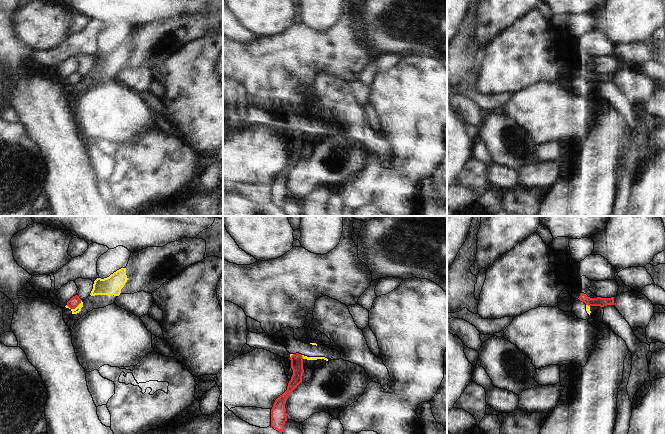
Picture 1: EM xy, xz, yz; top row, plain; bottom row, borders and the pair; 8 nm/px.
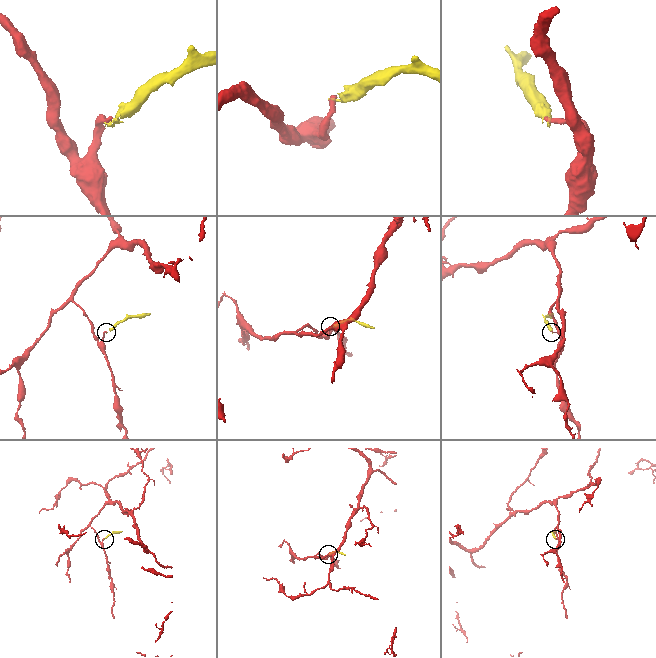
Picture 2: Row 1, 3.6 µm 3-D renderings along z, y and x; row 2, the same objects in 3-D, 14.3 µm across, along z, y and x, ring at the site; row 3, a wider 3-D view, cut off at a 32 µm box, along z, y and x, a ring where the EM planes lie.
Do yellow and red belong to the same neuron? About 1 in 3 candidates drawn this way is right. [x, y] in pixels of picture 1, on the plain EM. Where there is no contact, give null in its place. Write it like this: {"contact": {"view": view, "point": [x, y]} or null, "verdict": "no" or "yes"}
{"contact": {"view": "xy", "point": [75, 84]}, "verdict": "no"}

